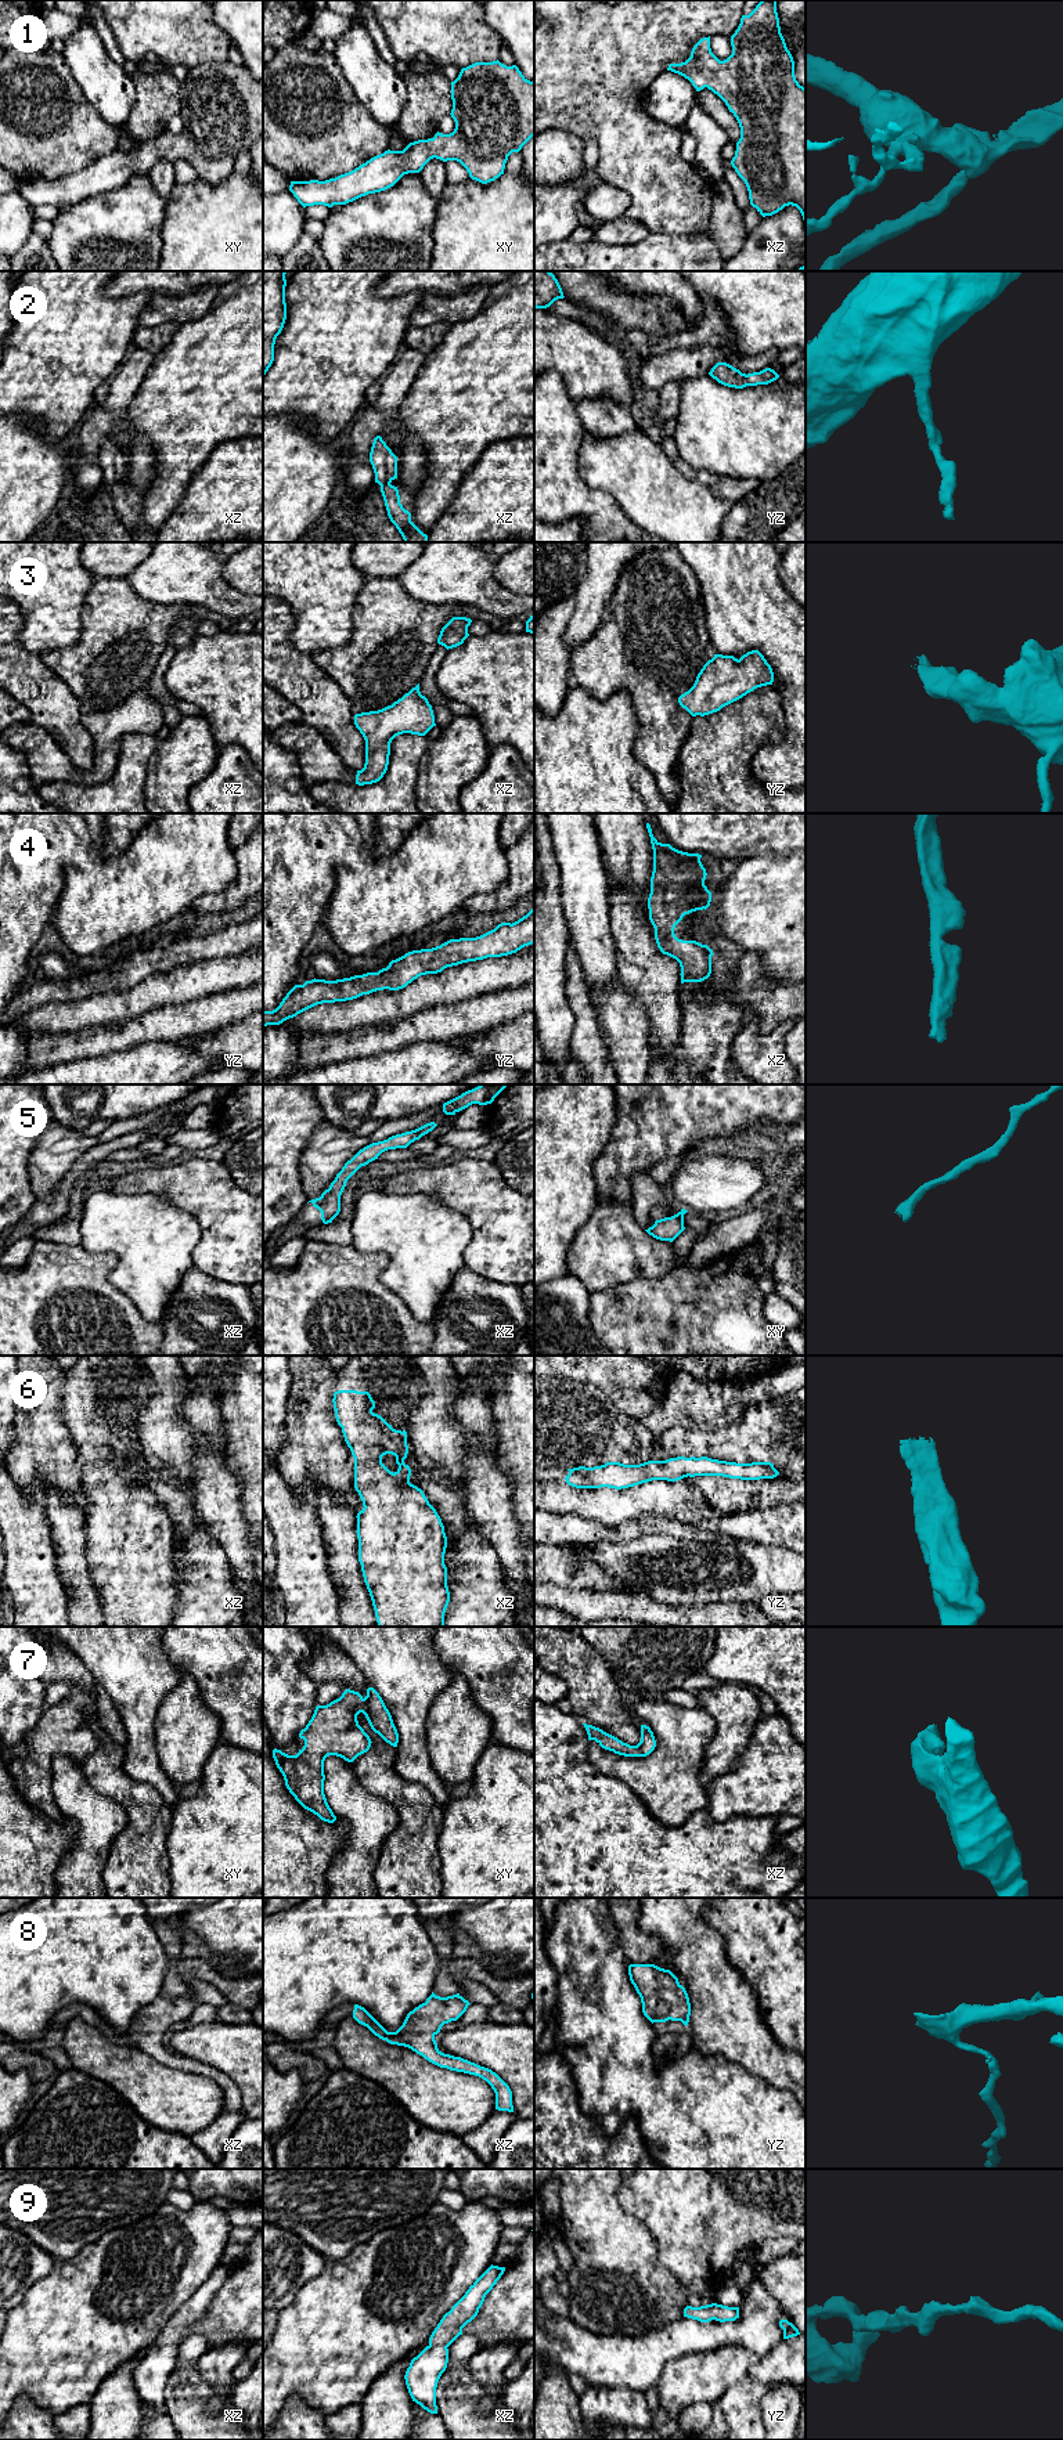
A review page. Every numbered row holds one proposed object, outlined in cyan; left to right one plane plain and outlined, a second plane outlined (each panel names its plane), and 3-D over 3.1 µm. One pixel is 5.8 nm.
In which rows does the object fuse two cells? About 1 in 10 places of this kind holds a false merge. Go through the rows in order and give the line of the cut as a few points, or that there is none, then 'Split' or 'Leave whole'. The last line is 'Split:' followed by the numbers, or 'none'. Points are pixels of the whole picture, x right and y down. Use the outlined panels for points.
1: No split. Leave whole
2: No split. Leave whole
3: No split. Leave whole
4: No split. Leave whole
5: No split. Leave whole
6: No split. Leave whole
7: No split. Leave whole
8: No split. Leave whole
9: No split. Leave whole
Split: none

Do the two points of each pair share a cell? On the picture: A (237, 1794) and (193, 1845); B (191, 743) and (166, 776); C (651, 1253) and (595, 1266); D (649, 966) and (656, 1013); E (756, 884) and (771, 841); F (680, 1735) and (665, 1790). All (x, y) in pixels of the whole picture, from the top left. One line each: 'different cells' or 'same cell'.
A: same cell
B: same cell
C: same cell
D: same cell
E: different cells
F: same cell

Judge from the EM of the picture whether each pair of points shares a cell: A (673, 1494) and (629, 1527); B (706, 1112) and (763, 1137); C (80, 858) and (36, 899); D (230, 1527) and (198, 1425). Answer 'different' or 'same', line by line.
A: different
B: different
C: same
D: same

